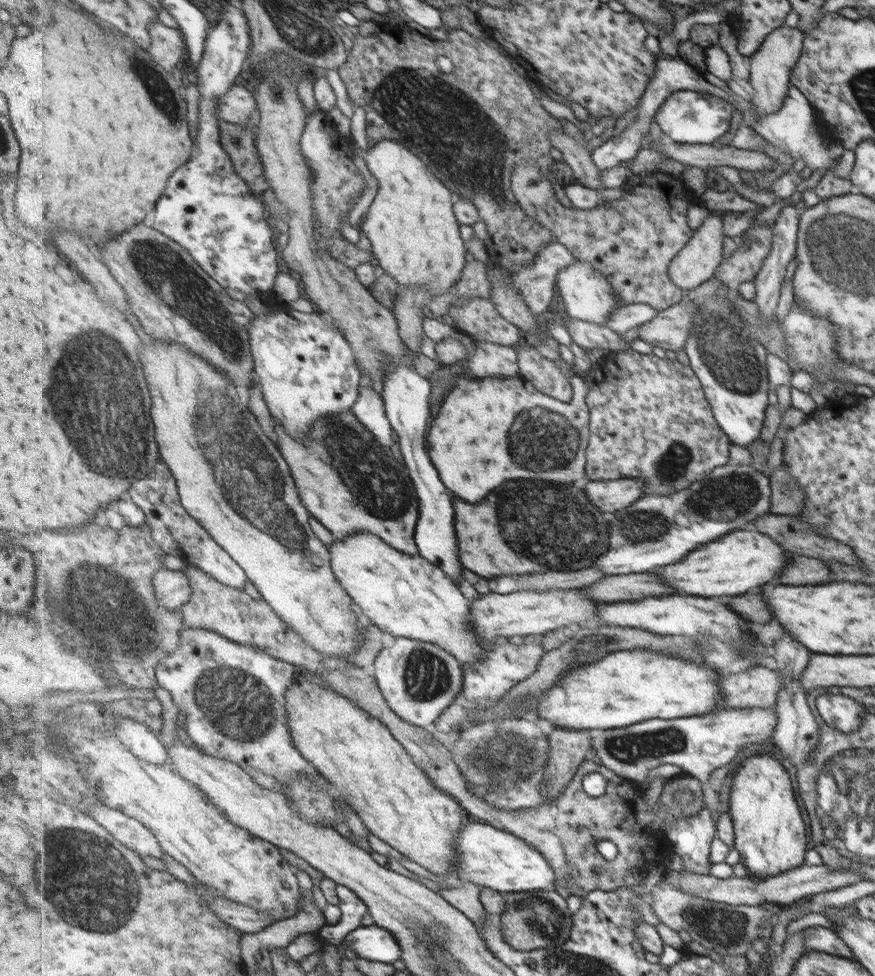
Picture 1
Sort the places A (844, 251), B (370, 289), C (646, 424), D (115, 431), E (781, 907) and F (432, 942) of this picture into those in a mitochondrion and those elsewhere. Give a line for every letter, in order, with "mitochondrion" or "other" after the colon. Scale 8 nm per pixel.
A: mitochondrion
B: other
C: other
D: mitochondrion
E: other
F: mitochondrion

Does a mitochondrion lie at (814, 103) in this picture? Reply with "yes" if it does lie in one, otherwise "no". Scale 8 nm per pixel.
no

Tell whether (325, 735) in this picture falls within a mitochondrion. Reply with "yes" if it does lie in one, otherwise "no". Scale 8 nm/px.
no

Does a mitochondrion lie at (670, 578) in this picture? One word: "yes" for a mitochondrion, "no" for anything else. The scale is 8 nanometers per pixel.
no

